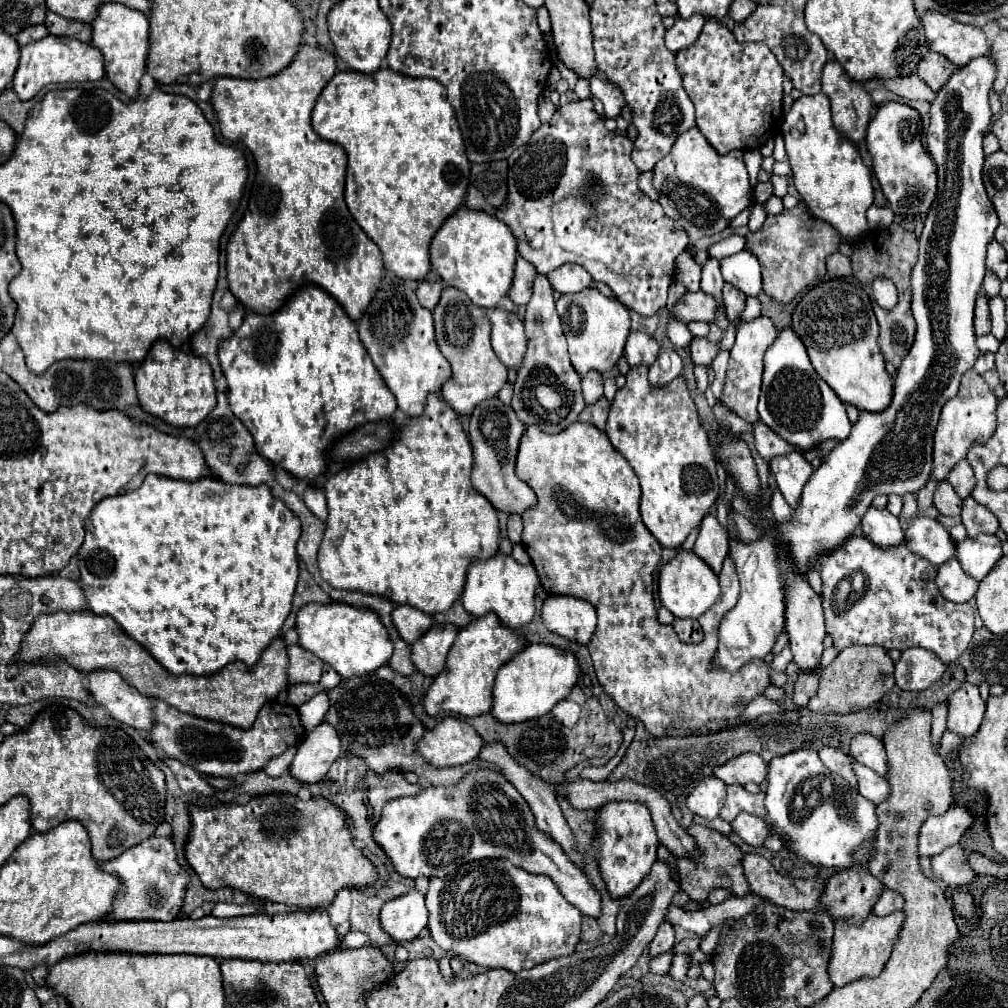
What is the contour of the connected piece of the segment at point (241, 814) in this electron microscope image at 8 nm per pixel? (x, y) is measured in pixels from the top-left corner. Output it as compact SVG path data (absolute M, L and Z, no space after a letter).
M260 795L260 797L252 797L248 803L240 805L240 803L220 803L214 807L198 807L194 803L188 803L188 813L190 813L190 833L188 833L188 841L184 845L184 855L188 865L196 871L196 875L200 877L202 885L206 889L220 889L220 887L232 887L238 889L246 895L254 895L258 899L264 901L272 901L272 903L282 903L286 907L298 909L298 907L318 907L318 905L330 905L336 897L336 893L342 887L366 887L372 885L376 881L376 869L374 865L354 847L354 837L352 833L344 827L344 819L346 815L332 805L326 799L310 799L310 801L302 801L296 795Z

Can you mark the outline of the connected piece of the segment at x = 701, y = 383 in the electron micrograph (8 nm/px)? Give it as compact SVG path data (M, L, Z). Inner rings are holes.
M696 365L694 367L694 375L696 375L696 389L704 395L706 393L706 389L708 389L708 373L706 373L708 369L704 367L702 369L702 365Z

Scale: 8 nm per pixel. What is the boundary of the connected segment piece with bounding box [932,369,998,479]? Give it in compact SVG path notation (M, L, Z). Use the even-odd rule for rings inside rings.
M970 369L966 375L962 375L960 391L954 399L946 401L946 405L942 407L940 421L938 421L938 427L934 433L932 477L944 479L952 471L952 467L966 457L968 449L974 443L982 443L992 437L992 433L996 429L996 407L998 407L998 399L994 395L994 391L986 385L982 375L974 373L974 369Z

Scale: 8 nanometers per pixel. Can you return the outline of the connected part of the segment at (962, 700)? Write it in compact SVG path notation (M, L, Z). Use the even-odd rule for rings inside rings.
M964 683L948 701L948 729L960 737L972 737L982 725L984 711L986 703L982 701L978 687Z

